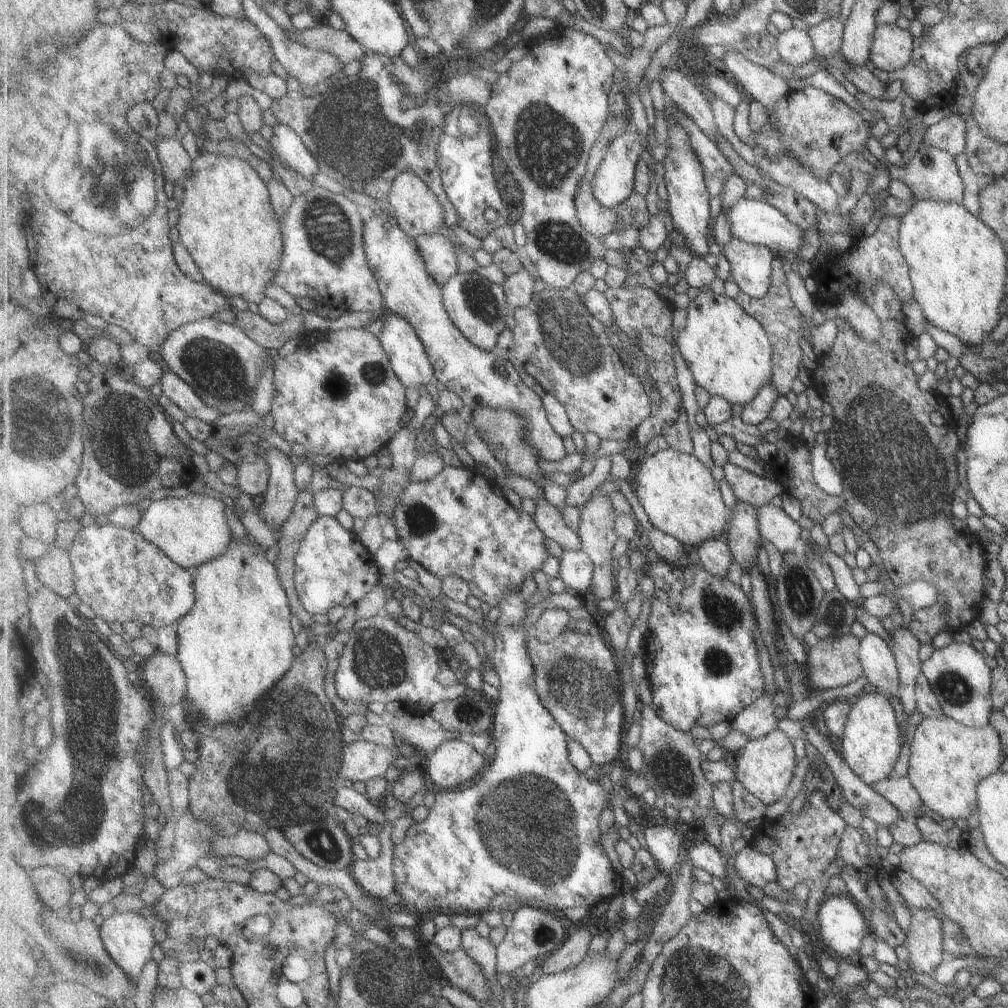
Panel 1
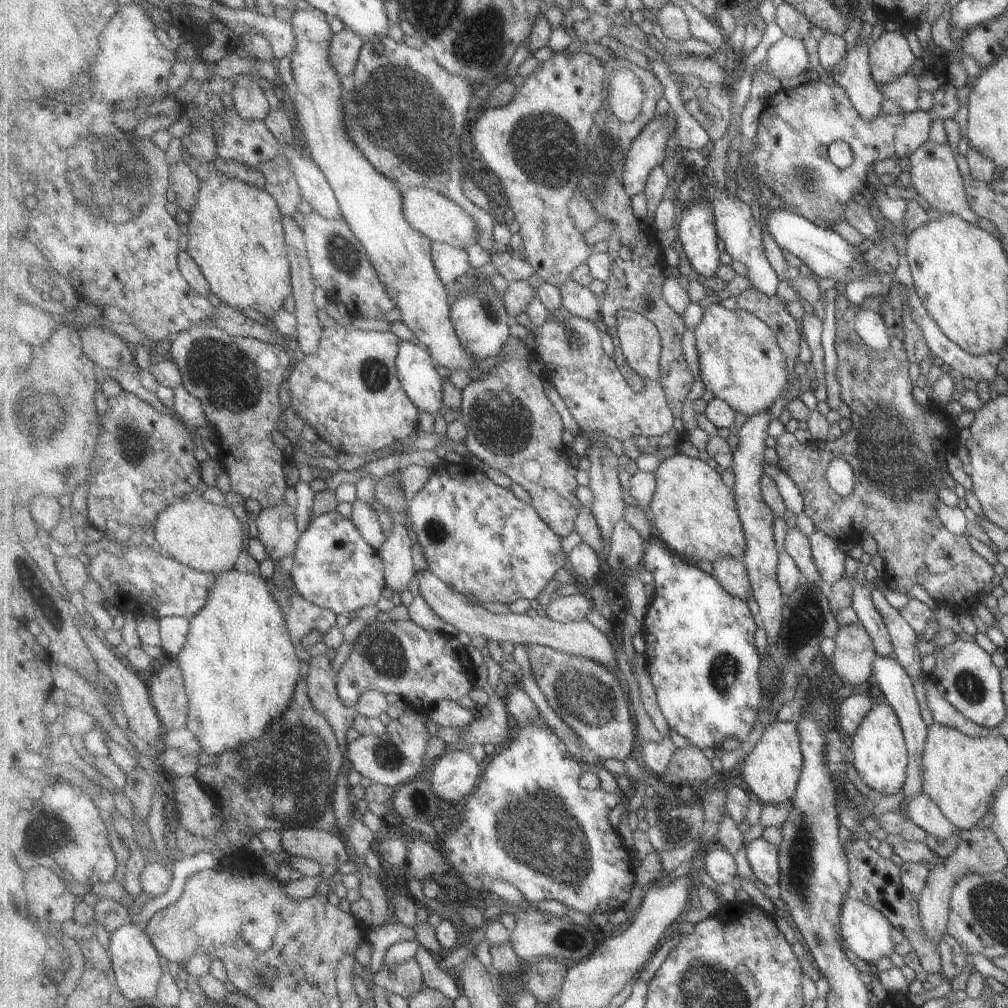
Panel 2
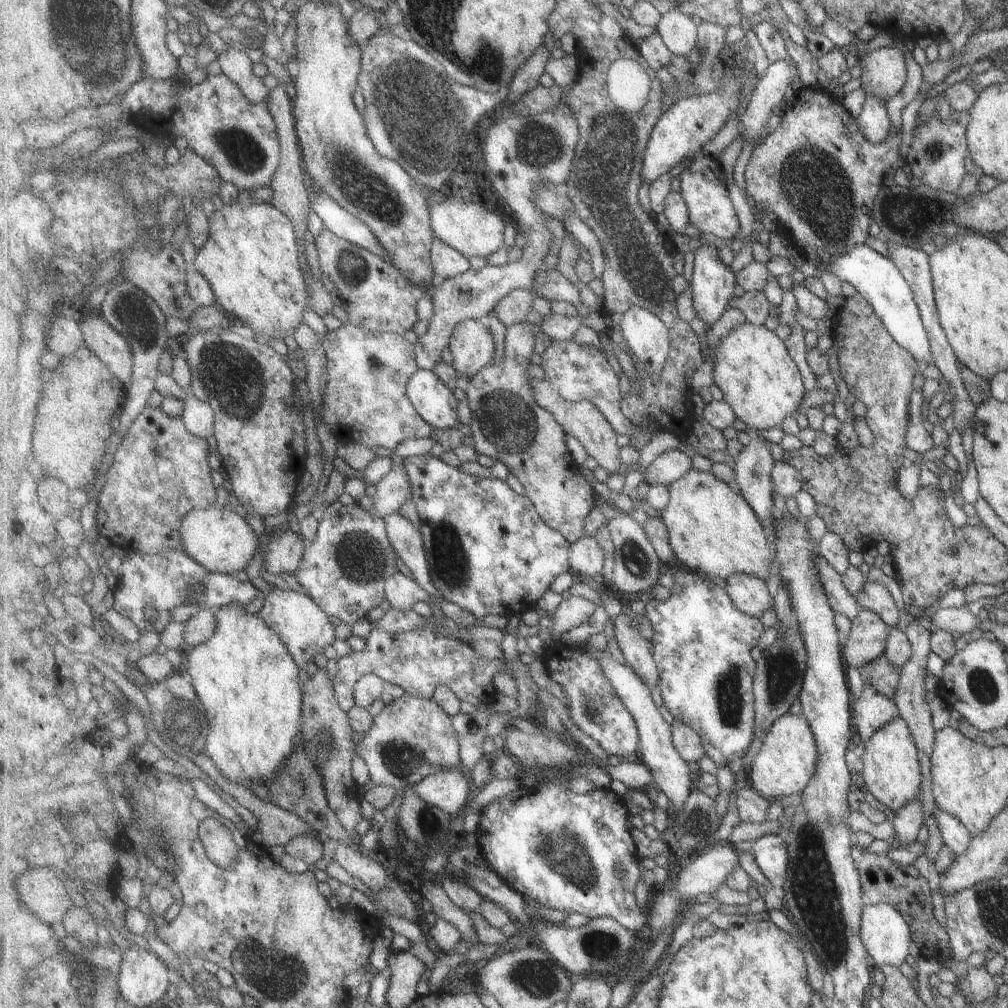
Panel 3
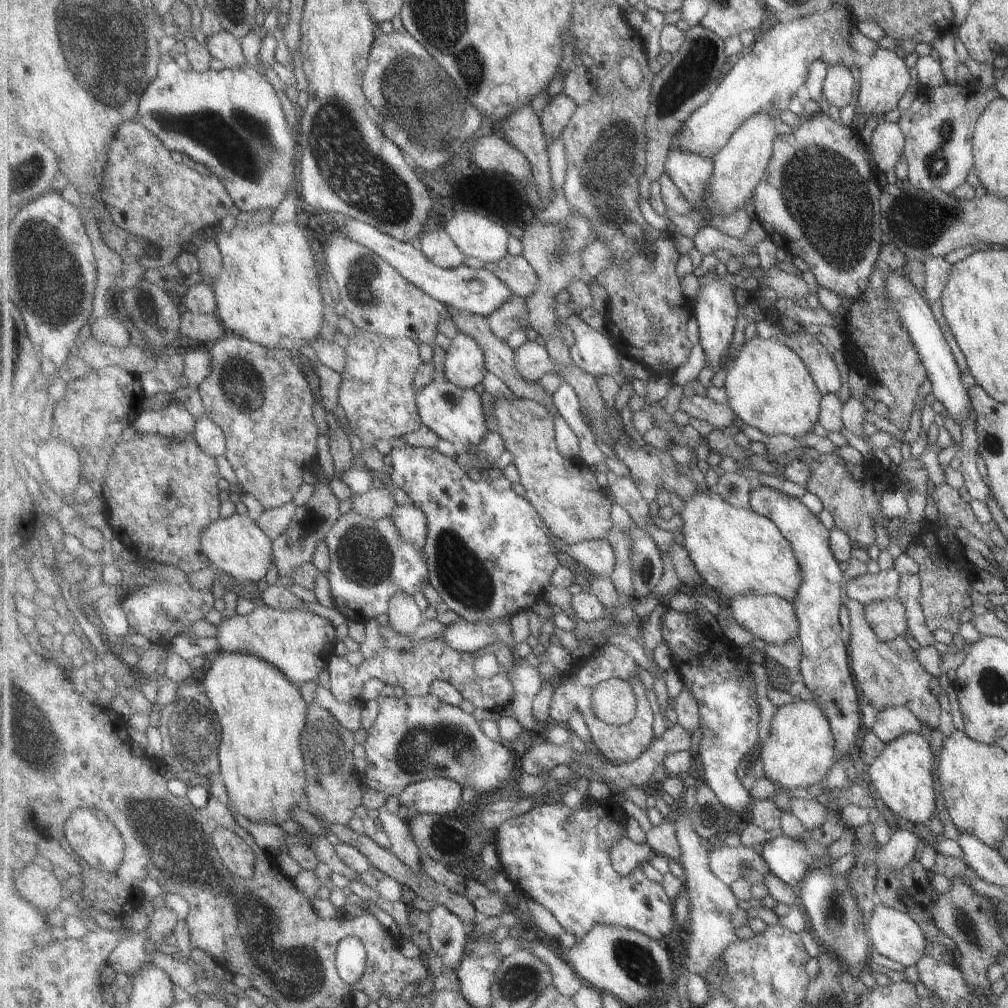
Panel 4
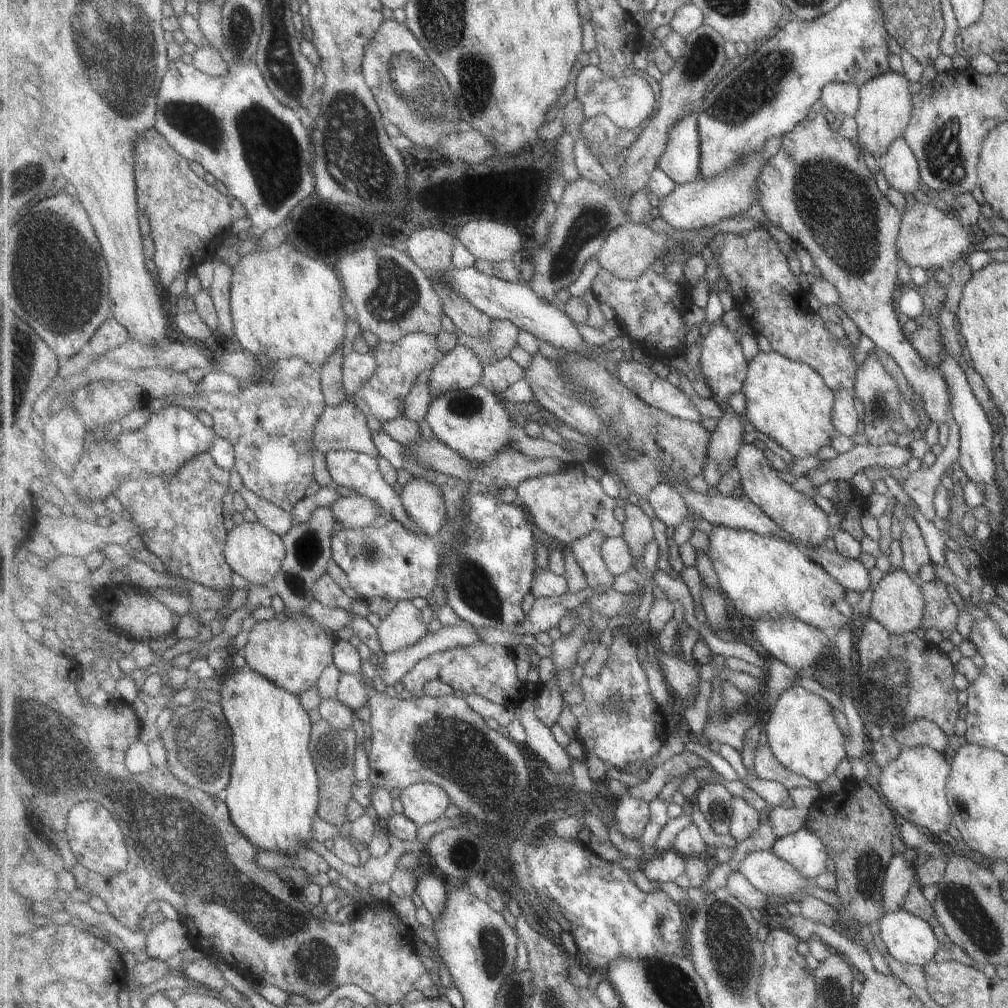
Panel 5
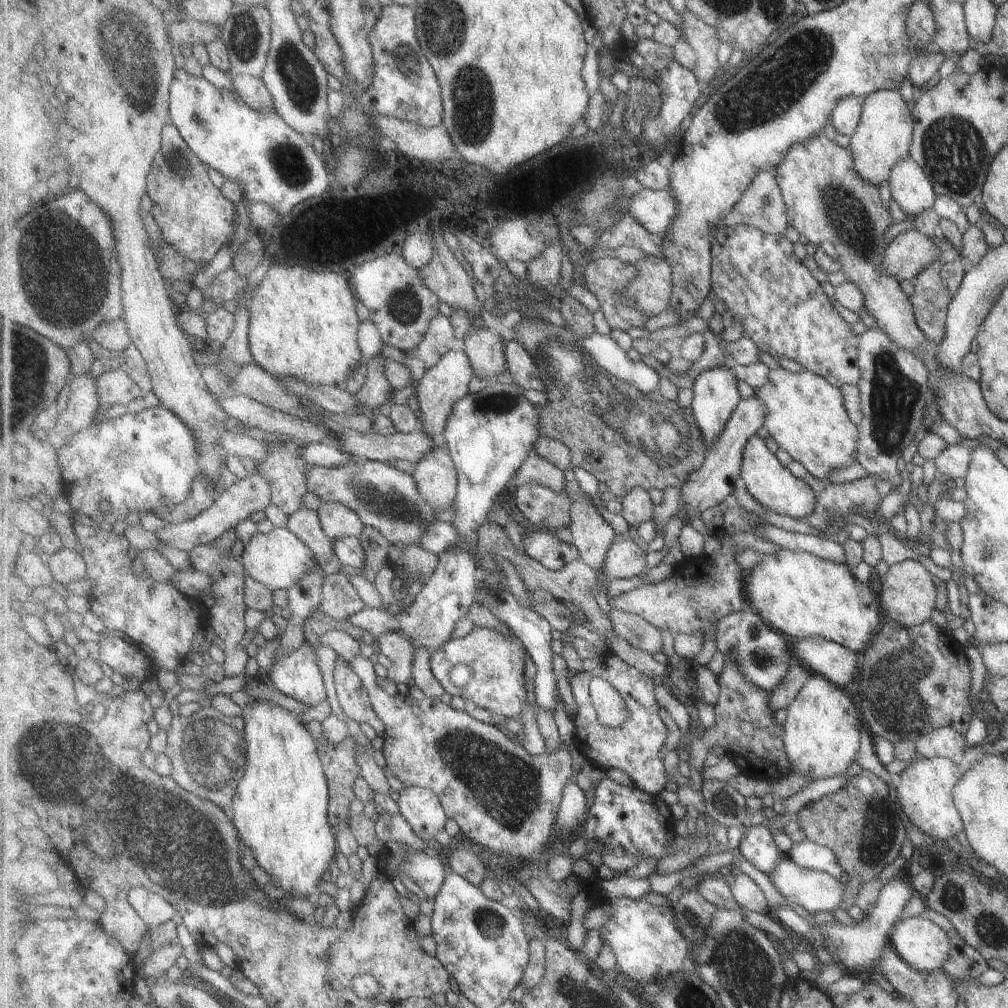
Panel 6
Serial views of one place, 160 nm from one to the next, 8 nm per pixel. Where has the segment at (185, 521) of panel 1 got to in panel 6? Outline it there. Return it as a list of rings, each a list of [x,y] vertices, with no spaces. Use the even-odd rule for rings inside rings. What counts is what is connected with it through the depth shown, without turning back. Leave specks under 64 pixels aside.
[[[274,527],[266,534],[257,533],[251,542],[245,545],[239,560],[250,577],[262,582],[271,590],[287,590],[298,585],[307,573],[313,572],[319,558],[316,558],[316,552],[307,546],[302,538],[287,530],[287,527]]]

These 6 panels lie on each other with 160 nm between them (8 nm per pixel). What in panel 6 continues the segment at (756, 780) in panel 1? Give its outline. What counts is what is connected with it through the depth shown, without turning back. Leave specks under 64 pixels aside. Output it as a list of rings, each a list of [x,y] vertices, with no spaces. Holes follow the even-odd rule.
[[[813,673],[785,709],[783,738],[792,762],[791,774],[801,772],[813,781],[844,775],[861,744],[861,712],[853,700],[826,676]]]

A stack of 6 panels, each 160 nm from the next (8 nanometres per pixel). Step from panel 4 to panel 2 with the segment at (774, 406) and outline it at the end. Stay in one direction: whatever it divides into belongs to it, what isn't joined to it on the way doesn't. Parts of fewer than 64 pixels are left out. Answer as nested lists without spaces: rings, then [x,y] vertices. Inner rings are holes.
[[[710,304],[695,328],[695,342],[699,354],[699,374],[706,388],[747,418],[771,410],[775,401],[782,397],[791,384],[789,366],[779,346],[778,335],[763,319],[749,311],[741,308],[728,310],[725,306]]]

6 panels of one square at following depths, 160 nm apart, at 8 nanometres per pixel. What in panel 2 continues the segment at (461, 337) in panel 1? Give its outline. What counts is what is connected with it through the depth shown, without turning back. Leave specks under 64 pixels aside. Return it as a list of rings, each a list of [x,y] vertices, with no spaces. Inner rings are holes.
[[[307,6],[304,10],[293,12],[291,21],[296,36],[296,47],[291,55],[291,66],[294,77],[292,83],[293,102],[298,113],[295,126],[299,140],[308,147],[313,160],[333,187],[345,220],[347,220],[356,237],[363,243],[370,255],[372,265],[386,284],[391,298],[395,299],[396,307],[401,311],[403,317],[402,322],[417,336],[419,342],[429,349],[432,358],[450,371],[455,369],[468,370],[472,374],[472,380],[480,379],[492,373],[493,368],[488,372],[477,372],[475,361],[478,362],[479,360],[459,340],[454,322],[450,317],[452,306],[446,291],[446,283],[442,281],[434,265],[433,241],[427,235],[420,233],[414,226],[411,226],[411,223],[406,219],[402,188],[399,184],[396,186],[395,180],[377,170],[357,144],[351,140],[344,107],[345,91],[341,88],[340,74],[330,61],[331,41],[334,33],[329,22],[327,22],[327,13],[318,8]]]

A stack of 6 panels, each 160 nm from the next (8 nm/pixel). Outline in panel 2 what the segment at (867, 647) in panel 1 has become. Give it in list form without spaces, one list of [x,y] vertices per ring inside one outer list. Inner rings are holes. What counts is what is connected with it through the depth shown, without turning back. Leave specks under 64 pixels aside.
[[[878,655],[874,660],[873,676],[877,680],[877,685],[885,696],[886,702],[893,707],[902,723],[903,734],[906,737],[906,747],[909,751],[909,768],[907,769],[906,784],[903,785],[903,796],[905,799],[917,796],[922,793],[922,750],[926,739],[926,726],[919,716],[919,709],[913,696],[912,680],[903,670],[903,665],[895,657],[884,657]]]

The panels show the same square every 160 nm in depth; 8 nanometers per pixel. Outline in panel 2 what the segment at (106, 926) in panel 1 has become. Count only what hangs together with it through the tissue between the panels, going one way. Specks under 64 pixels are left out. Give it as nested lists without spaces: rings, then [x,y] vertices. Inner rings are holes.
[[[125,923],[119,930],[109,936],[109,953],[112,960],[112,968],[116,976],[117,990],[123,994],[126,1001],[139,1001],[155,997],[159,990],[159,982],[164,970],[161,967],[161,958],[154,942],[147,934],[145,925]]]

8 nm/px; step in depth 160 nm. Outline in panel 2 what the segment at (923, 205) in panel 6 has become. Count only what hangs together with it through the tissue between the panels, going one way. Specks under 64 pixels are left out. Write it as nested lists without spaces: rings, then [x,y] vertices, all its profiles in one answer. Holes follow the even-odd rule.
[[[870,39],[866,45],[857,44],[846,54],[846,69],[834,75],[834,80],[850,96],[855,108],[867,122],[873,122],[883,111],[886,98],[879,88],[870,67]]]

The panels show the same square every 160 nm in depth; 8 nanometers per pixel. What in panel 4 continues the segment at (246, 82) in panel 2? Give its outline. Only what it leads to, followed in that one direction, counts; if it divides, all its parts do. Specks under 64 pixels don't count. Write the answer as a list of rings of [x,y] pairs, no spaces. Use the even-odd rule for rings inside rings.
[[[225,29],[212,34],[206,41],[210,53],[220,60],[228,69],[238,69],[247,66],[241,40],[235,33]]]

